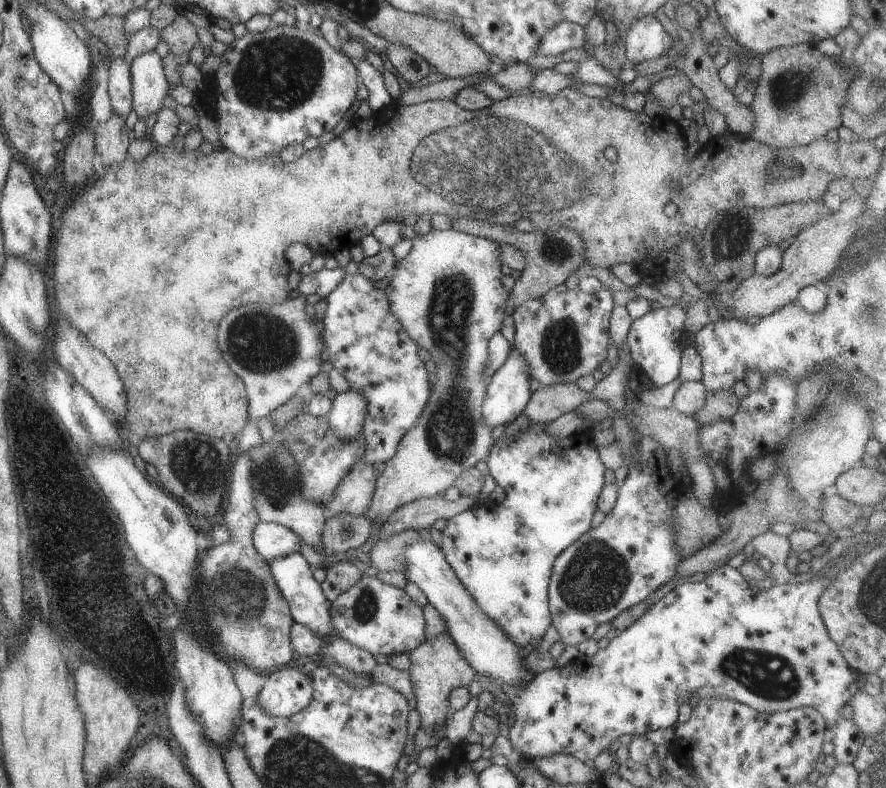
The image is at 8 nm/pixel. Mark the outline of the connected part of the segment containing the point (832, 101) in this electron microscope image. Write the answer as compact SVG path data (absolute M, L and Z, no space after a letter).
M798 43L791 47L780 47L764 53L761 60L761 74L758 76L756 94L752 102L754 124L749 136L772 148L794 148L810 144L824 137L828 130L842 126L842 106L849 105L848 90L856 78L866 76L851 62L844 60L846 68L836 60L824 56L820 48L810 43Z

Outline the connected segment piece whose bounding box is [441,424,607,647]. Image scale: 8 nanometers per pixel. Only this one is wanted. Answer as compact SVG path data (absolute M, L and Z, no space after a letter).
M530 424L530 430L524 430L522 434L518 434L516 438L502 436L496 440L486 461L490 475L496 479L498 485L506 489L504 501L500 504L493 503L493 505L486 505L483 503L472 506L468 510L449 518L445 528L441 530L442 550L445 554L446 562L454 569L456 576L458 576L461 584L464 585L464 588L472 594L472 598L474 598L474 602L478 604L478 608L480 608L498 628L502 628L504 634L506 634L516 646L520 647L528 646L528 644L533 644L536 647L536 645L541 642L544 634L546 634L546 630L552 626L548 586L552 576L553 564L563 550L566 550L572 542L576 542L578 537L582 536L584 532L588 532L588 530L591 529L591 518L597 509L597 498L600 496L602 487L605 485L604 474L607 469L606 466L602 464L598 449L594 448L591 444L581 442L578 439L565 442L552 438L550 434L546 434L546 427L547 425L544 424Z

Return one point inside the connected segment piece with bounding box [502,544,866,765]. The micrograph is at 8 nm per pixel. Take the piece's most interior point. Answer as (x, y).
(771, 651)

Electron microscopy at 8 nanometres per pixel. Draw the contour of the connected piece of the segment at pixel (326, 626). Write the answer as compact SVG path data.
M301 553L288 554L284 558L276 558L271 562L271 571L282 596L288 602L292 620L302 626L308 626L314 630L314 634L322 636L323 641L330 641L332 630L330 630L331 601L326 598L321 584L312 575L314 566L310 565Z

